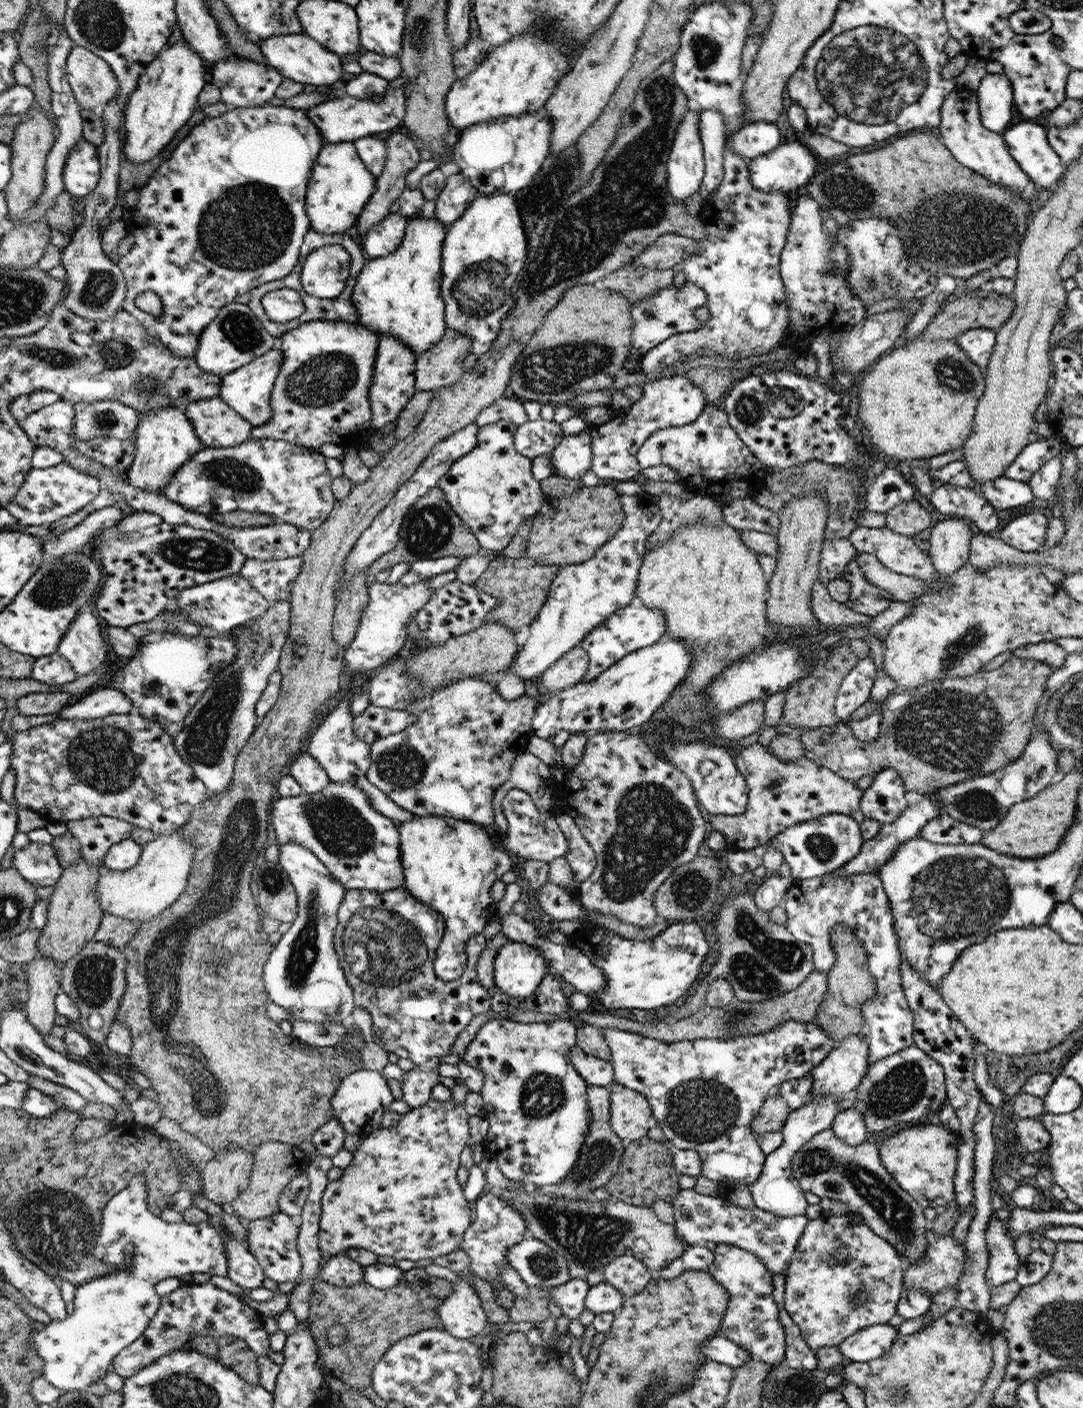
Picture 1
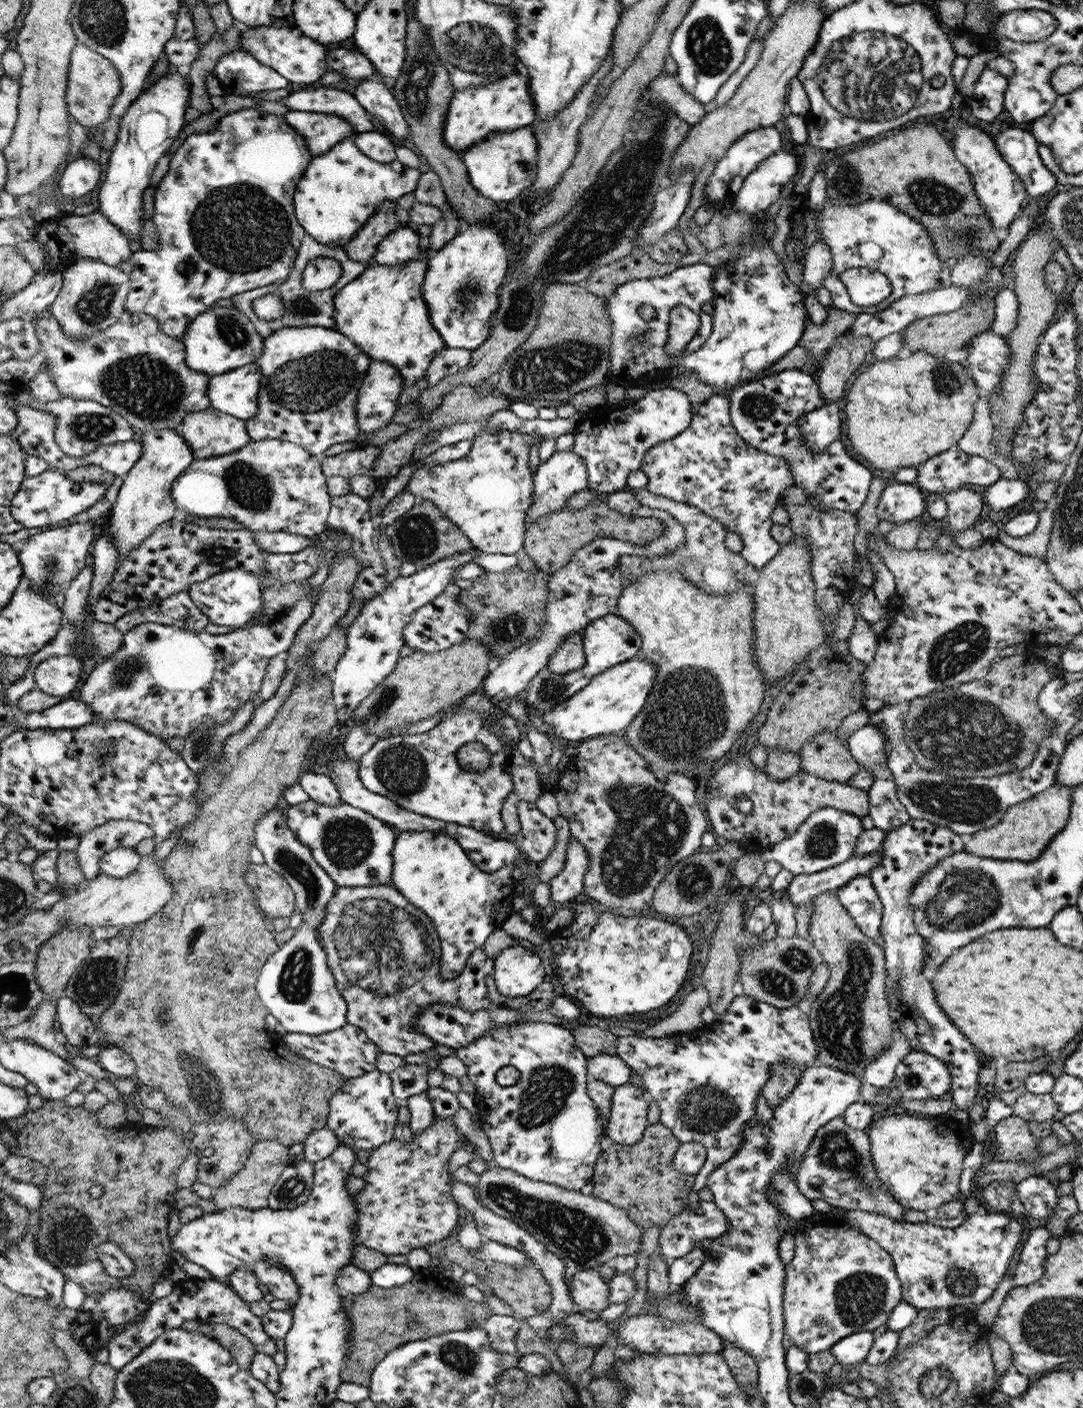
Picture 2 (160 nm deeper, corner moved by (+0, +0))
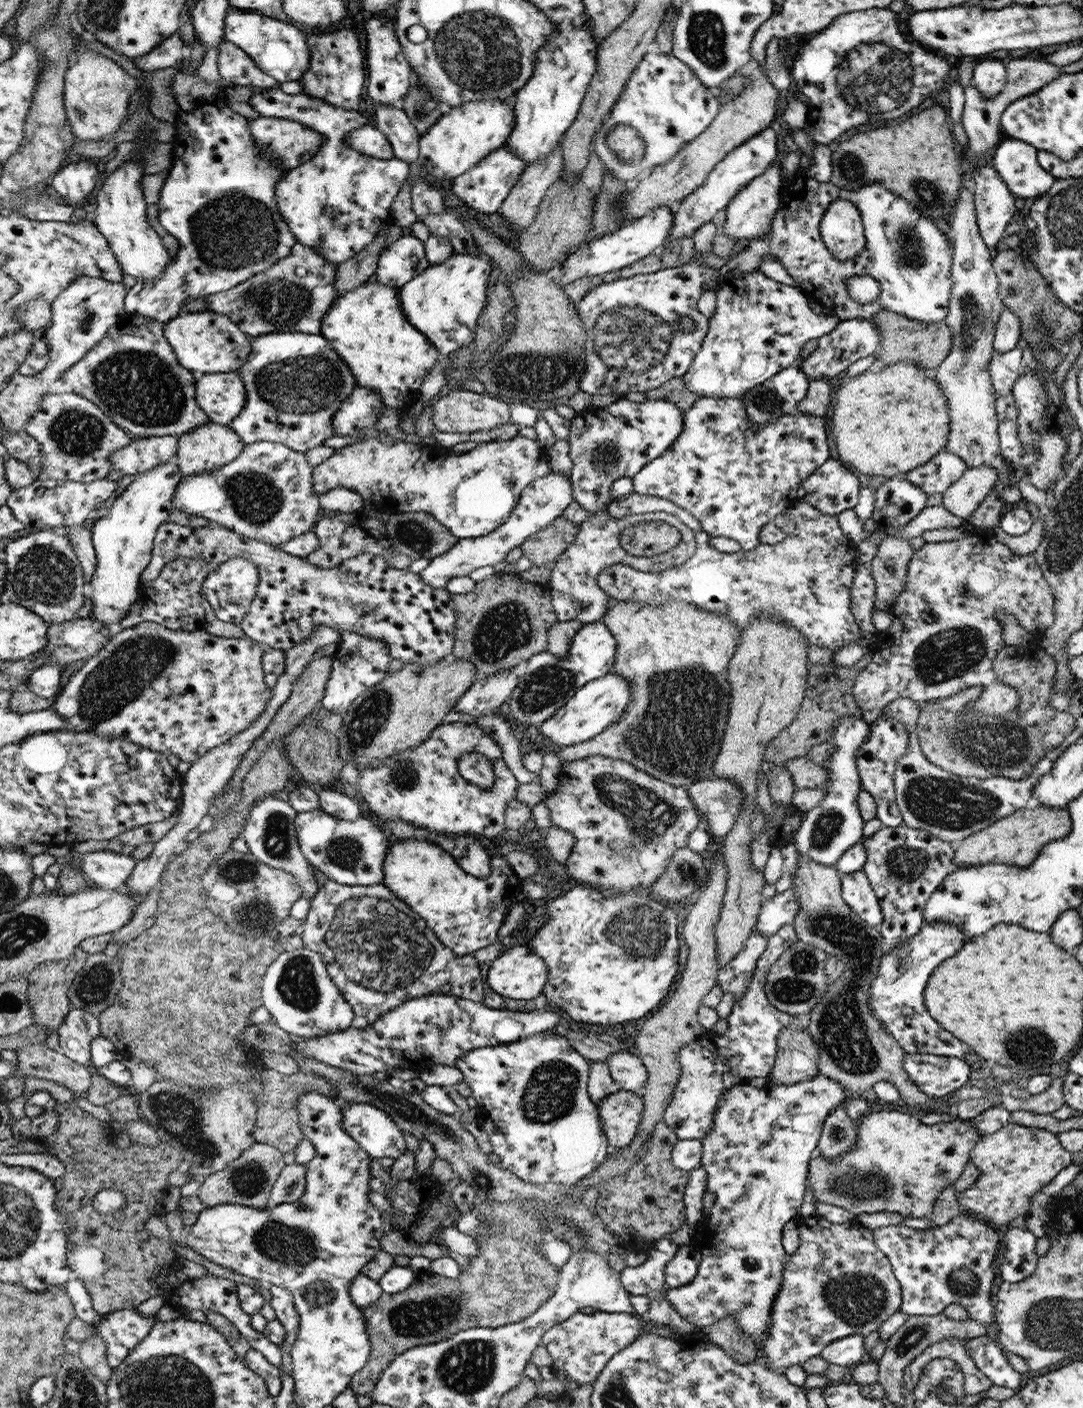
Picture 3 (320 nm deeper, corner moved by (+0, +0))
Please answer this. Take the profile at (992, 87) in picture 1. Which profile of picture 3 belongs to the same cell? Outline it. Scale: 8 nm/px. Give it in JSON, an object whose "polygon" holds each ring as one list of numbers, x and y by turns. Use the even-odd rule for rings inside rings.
{"polygon":[[986,59,975,67,972,86,980,92,982,98,992,100,1000,93,1006,83,1006,62,1002,60]]}

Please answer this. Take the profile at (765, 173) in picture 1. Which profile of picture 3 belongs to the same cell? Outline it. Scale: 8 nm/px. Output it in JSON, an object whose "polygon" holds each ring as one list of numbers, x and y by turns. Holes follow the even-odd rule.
{"polygon":[[774,161,768,170,745,185,738,194,730,201,726,208,726,224,723,233,734,240,752,240,754,236,766,234,770,230,770,222,774,214,780,209,780,193,782,184,782,166]]}

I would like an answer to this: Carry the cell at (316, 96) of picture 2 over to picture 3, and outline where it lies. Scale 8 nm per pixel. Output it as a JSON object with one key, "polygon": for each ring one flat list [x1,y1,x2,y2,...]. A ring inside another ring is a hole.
{"polygon":[[264,89,250,98,250,107,260,113,260,117,286,119,310,127,324,137,324,144,320,152,312,160,303,165,290,169,275,186,275,201,279,204,280,212,287,220,291,233,296,242,315,248,320,256,332,264,343,264,363,252,371,242,375,242,381,230,390,227,390,206,408,176,408,163,402,159,390,160,372,158,360,151,348,147,346,136,350,136,355,128,366,126,371,121,362,112,332,106,324,101,308,97,302,93,296,95,285,94,281,89]]}

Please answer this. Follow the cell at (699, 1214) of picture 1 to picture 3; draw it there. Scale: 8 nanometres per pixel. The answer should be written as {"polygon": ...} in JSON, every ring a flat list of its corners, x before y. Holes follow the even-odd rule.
{"polygon":[[670,1234,656,1241,648,1250,644,1264,626,1267,620,1272,624,1288,630,1295,651,1295,665,1284,666,1263,676,1254,680,1246,670,1241]]}

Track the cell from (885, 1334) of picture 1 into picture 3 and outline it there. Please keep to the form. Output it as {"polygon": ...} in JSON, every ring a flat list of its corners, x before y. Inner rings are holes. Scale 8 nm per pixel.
{"polygon":[[852,1335,832,1341,823,1352,819,1354,829,1364,840,1366,852,1366,867,1360,868,1355,864,1351,864,1336]]}

